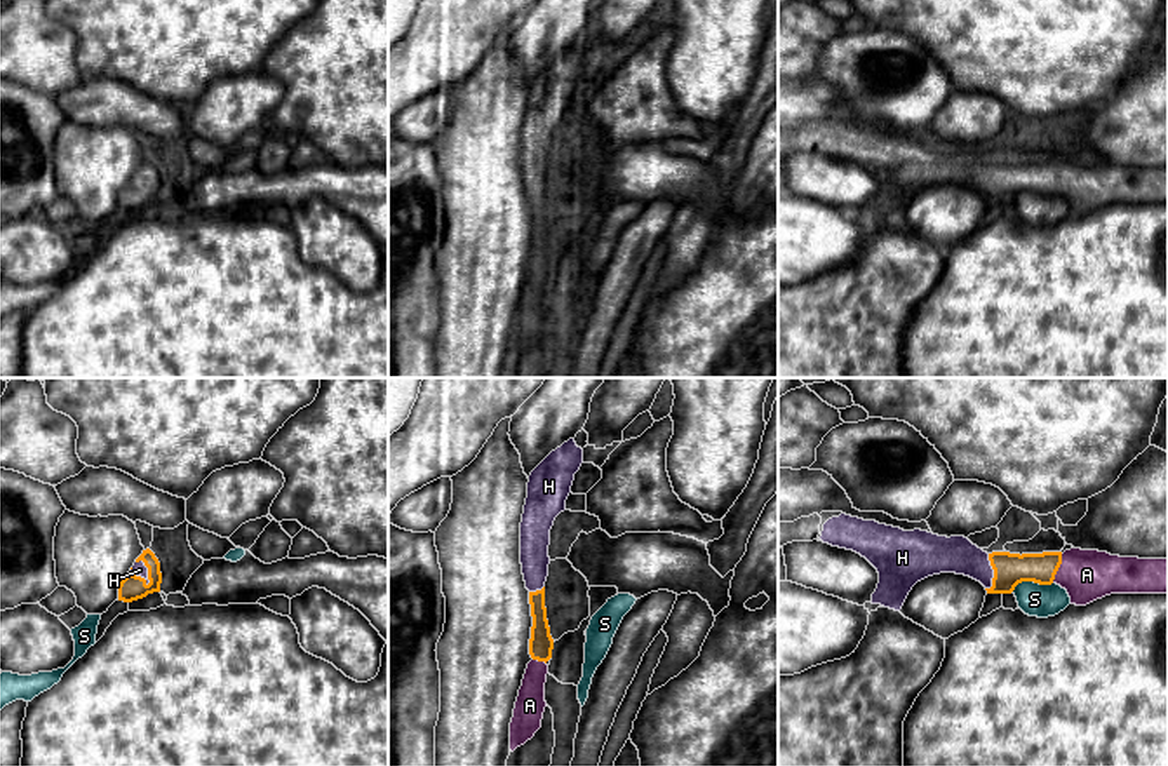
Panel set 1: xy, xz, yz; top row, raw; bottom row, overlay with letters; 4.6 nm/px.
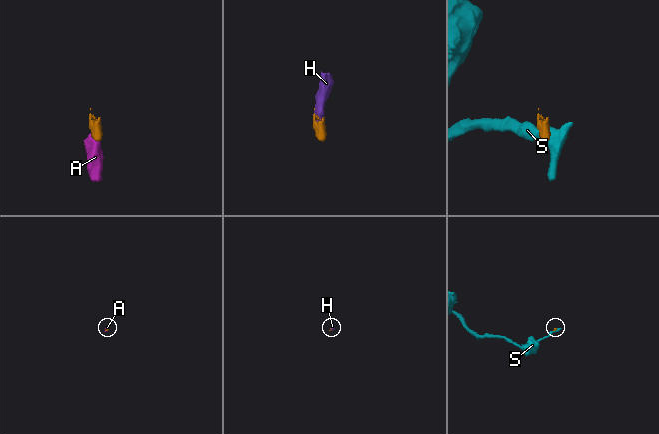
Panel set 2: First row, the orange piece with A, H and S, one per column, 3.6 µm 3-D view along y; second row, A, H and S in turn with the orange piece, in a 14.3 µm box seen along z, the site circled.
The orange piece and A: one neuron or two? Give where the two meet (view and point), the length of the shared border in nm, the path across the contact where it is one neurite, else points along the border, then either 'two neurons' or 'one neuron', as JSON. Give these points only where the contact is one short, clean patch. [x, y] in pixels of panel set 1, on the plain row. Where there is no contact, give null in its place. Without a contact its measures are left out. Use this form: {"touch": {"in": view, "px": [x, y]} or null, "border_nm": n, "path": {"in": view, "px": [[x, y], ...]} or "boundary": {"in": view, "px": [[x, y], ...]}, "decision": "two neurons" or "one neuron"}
{"touch": {"in": "yz", "px": [1059, 176]}, "border_nm": 140, "path": {"in": "yz", "px": [[1010, 180], [1059, 176], [1087, 185]]}, "decision": "one neuron"}

